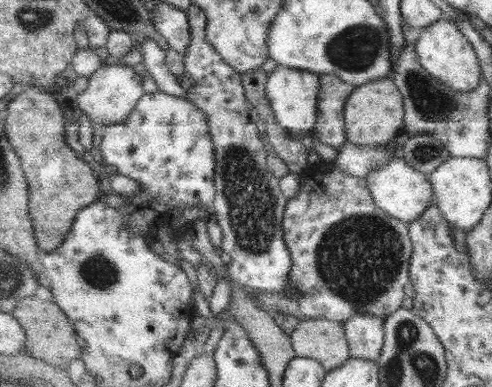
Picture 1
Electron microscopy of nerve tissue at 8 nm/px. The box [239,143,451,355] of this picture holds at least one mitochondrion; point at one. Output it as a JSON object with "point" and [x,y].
{"point":[358,259]}

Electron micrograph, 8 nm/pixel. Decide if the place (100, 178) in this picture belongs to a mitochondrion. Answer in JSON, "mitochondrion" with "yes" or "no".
{"mitochondrion":"no"}

